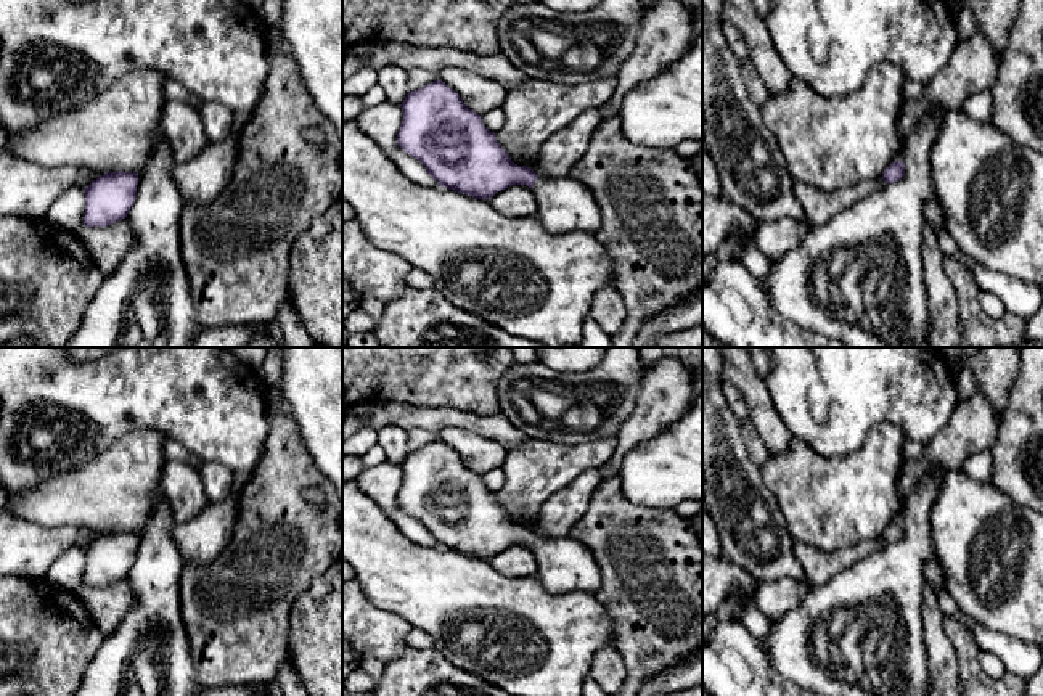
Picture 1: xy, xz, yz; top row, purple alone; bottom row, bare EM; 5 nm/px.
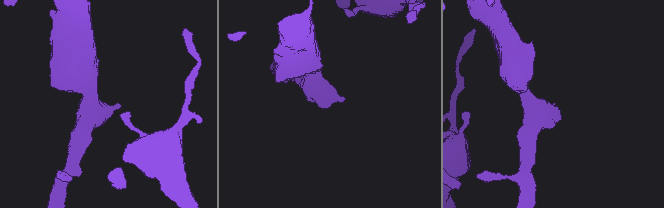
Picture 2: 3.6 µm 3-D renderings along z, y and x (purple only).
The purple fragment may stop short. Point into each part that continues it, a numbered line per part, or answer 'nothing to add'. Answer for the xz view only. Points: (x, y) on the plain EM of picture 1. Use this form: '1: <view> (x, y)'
1: xz (564, 564)

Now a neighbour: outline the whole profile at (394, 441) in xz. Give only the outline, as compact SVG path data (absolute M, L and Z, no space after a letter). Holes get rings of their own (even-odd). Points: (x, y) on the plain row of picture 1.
M395 424L378 429L378 444L382 447L387 461L399 466L410 452L407 429Z

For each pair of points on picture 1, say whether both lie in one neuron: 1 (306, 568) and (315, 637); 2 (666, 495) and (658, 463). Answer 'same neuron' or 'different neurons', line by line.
1: different neurons
2: same neuron

